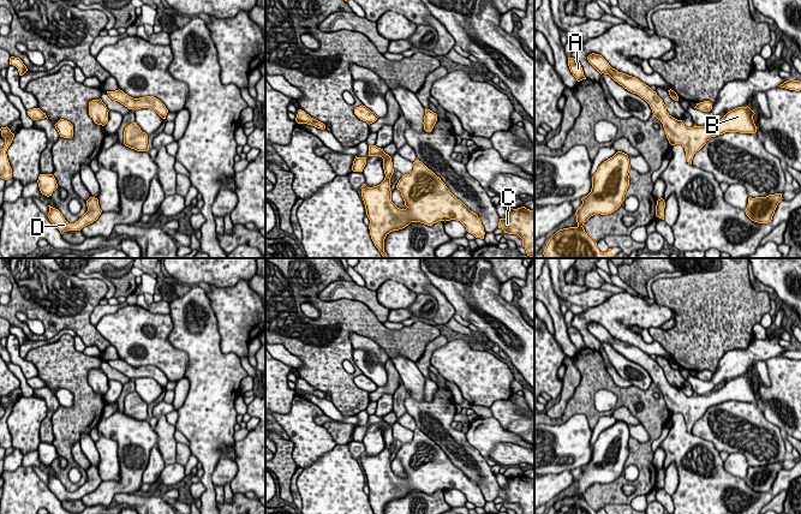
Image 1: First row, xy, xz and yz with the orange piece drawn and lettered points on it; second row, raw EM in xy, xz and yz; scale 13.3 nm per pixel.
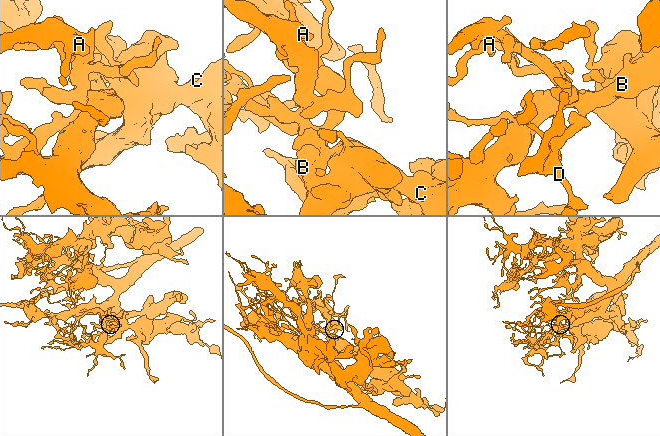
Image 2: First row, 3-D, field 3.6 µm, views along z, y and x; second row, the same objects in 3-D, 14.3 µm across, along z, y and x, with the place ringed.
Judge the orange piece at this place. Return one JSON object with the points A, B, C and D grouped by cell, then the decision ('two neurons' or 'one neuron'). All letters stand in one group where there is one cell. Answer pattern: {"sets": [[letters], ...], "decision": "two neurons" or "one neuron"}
{"sets": [["A", "B", "C", "D"]], "decision": "one neuron"}

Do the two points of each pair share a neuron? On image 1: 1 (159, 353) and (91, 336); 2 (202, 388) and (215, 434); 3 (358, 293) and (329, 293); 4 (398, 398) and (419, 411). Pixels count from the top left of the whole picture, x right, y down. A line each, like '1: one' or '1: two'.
1: two
2: one
3: one
4: two

